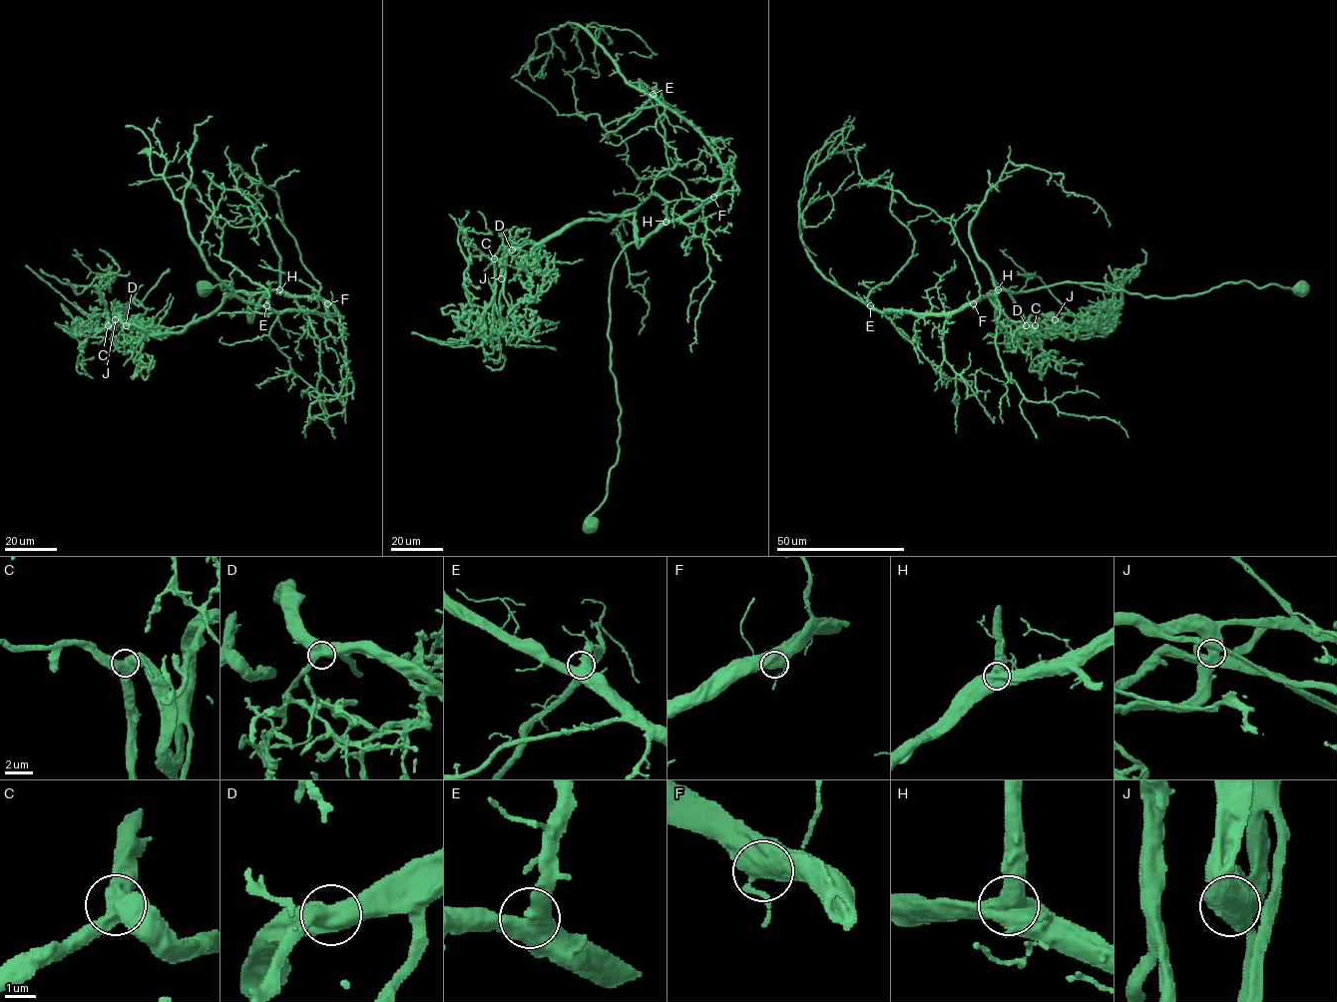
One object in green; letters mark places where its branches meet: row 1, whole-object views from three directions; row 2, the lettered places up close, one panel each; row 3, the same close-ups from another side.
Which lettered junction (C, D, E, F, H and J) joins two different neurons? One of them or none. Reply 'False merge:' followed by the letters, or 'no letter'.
False merge: no letter

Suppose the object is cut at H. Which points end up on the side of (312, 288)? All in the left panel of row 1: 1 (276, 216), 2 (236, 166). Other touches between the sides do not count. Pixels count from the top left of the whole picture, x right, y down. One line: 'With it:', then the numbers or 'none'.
With it: 1

